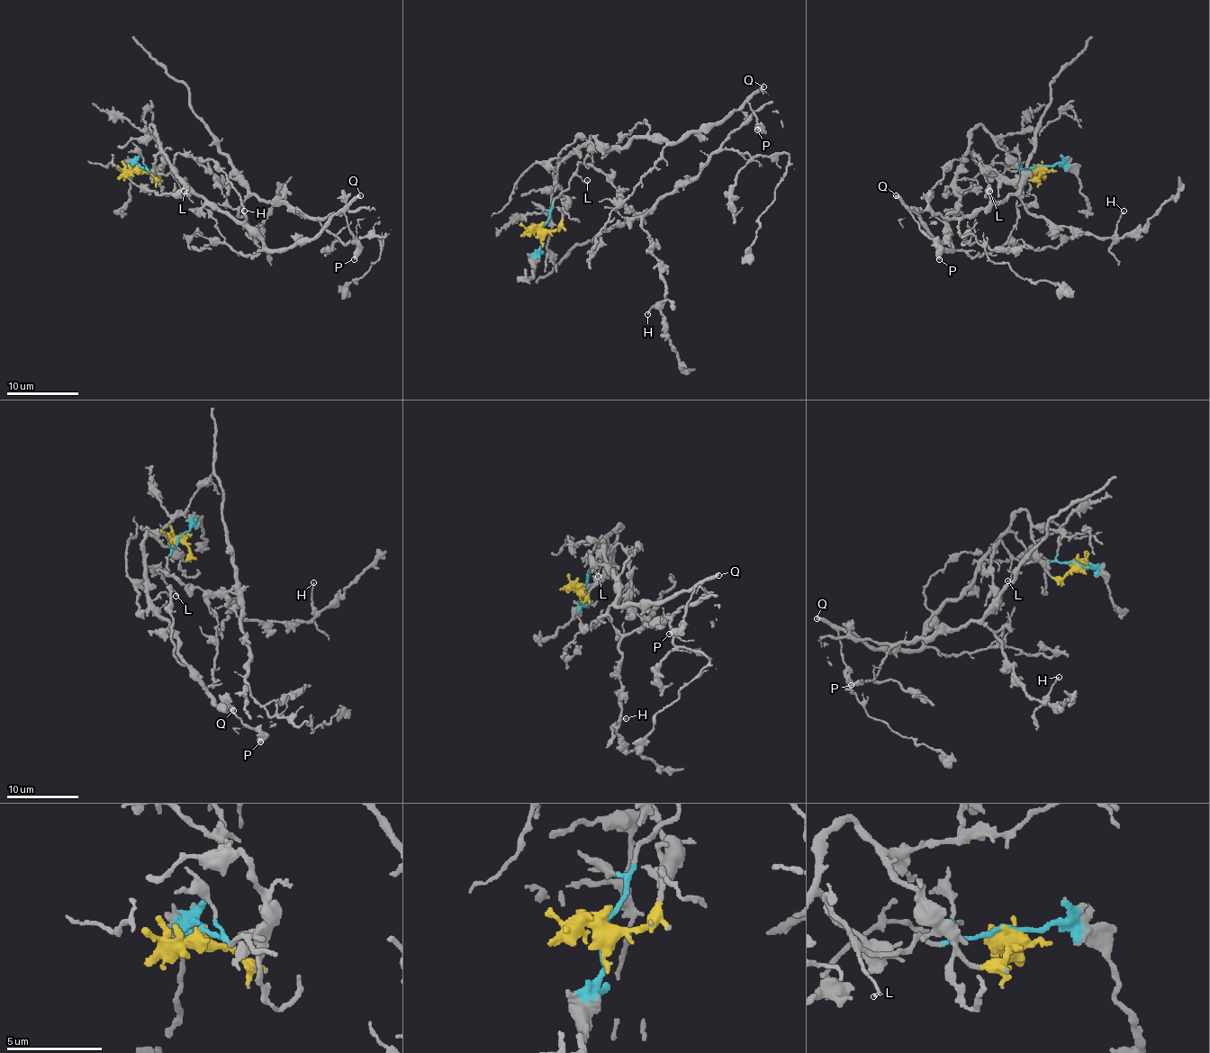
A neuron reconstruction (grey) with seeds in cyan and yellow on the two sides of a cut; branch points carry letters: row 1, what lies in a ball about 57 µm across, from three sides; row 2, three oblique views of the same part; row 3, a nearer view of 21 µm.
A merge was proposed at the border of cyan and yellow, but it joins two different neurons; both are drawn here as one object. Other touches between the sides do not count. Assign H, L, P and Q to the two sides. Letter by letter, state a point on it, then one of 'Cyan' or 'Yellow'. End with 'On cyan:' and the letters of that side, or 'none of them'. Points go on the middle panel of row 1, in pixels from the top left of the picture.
H: Place: (647, 314). Cyan
L: Place: (587, 180). Cyan
P: Place: (757, 130). Yellow
Q: Place: (763, 86). Yellow
On cyan: H, L

